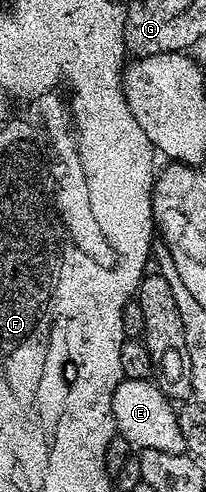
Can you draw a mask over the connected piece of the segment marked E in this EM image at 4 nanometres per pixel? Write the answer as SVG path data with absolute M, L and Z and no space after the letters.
M125 378L114 389L112 413L115 431L136 450L156 450L172 455L185 453L186 441L180 432L177 411L171 399L151 379Z

